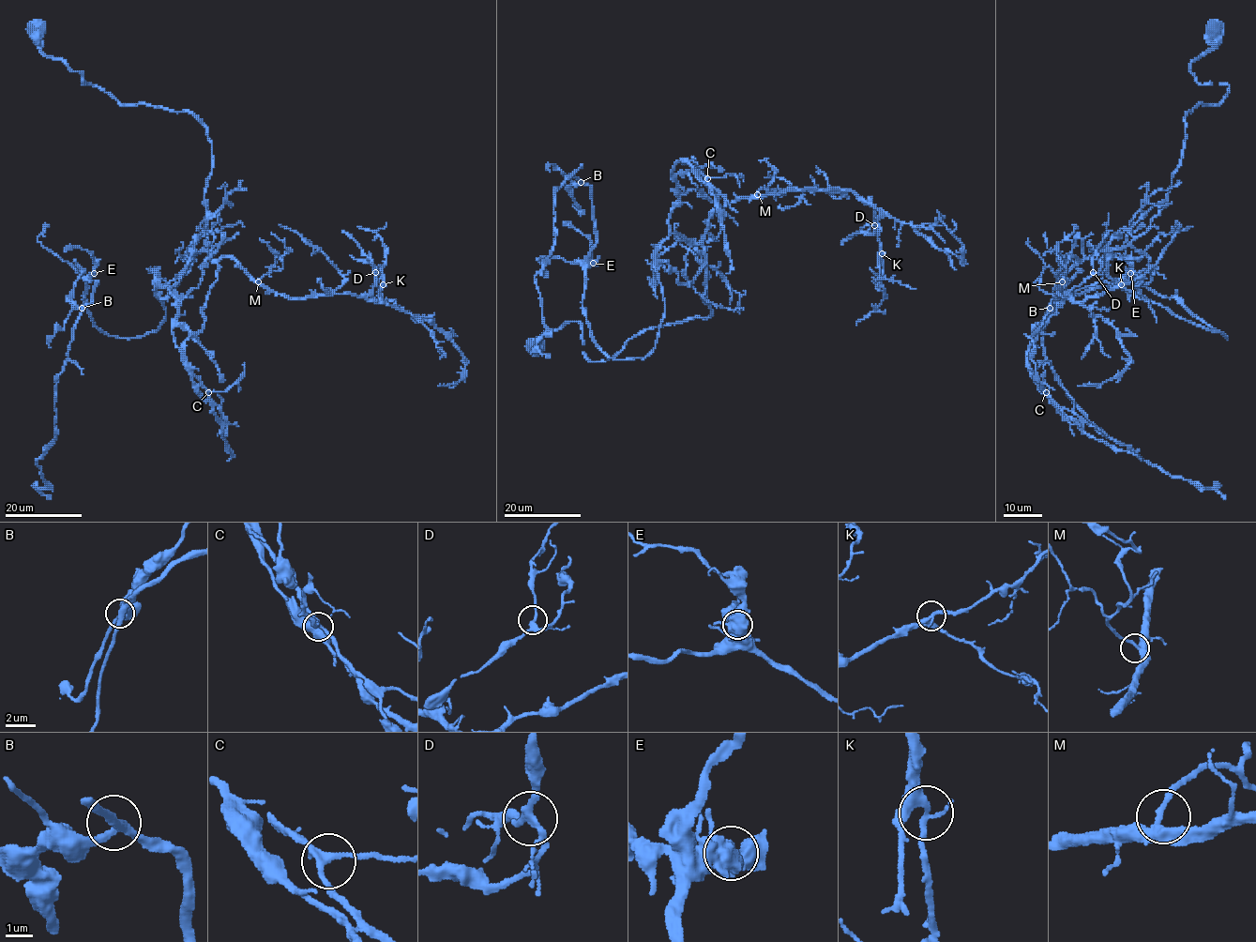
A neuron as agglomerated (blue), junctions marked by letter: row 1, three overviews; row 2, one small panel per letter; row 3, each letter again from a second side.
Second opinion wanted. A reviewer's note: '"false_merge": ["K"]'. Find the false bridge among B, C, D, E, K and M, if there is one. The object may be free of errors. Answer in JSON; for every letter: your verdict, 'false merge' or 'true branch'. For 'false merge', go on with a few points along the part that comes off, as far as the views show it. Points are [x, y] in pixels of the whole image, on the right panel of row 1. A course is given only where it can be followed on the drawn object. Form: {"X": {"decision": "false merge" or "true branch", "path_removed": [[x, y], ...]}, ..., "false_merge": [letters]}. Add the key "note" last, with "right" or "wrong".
{"B": {"decision": "true branch"}, "C": {"decision": "true branch"}, "D": {"decision": "true branch"}, "E": {"decision": "true branch"}, "K": {"decision": "true branch"}, "M": {"decision": "true branch"}, "false_merge": [], "note": "wrong"}

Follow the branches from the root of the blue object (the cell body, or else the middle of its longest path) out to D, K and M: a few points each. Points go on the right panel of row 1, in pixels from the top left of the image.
D: (1219, 28), (1189, 70), (1230, 89), (1187, 113), (1164, 206), (1126, 245), (1072, 257), (1056, 298), (1093, 272)
K: (1219, 28), (1189, 70), (1230, 89), (1187, 113), (1164, 206), (1126, 245), (1072, 257), (1056, 298), (1121, 283)
M: (1219, 28), (1189, 70), (1230, 89), (1187, 113), (1164, 206), (1126, 245), (1072, 257), (1062, 281)

